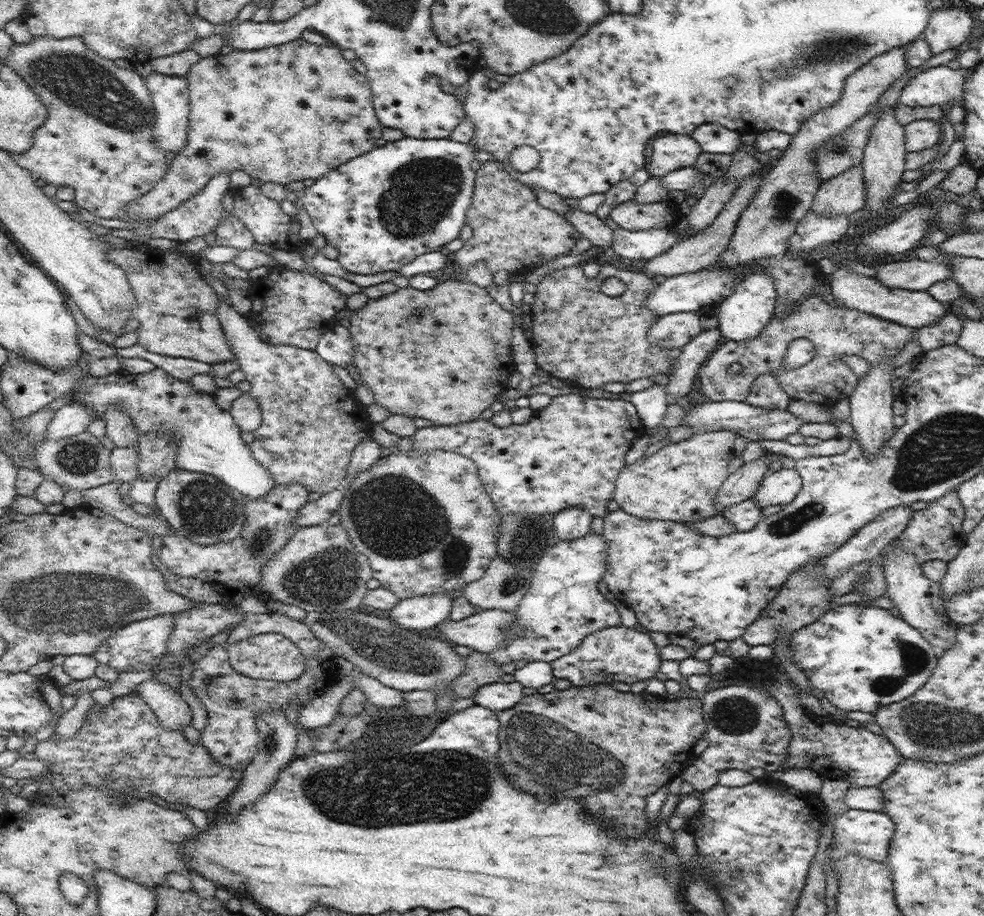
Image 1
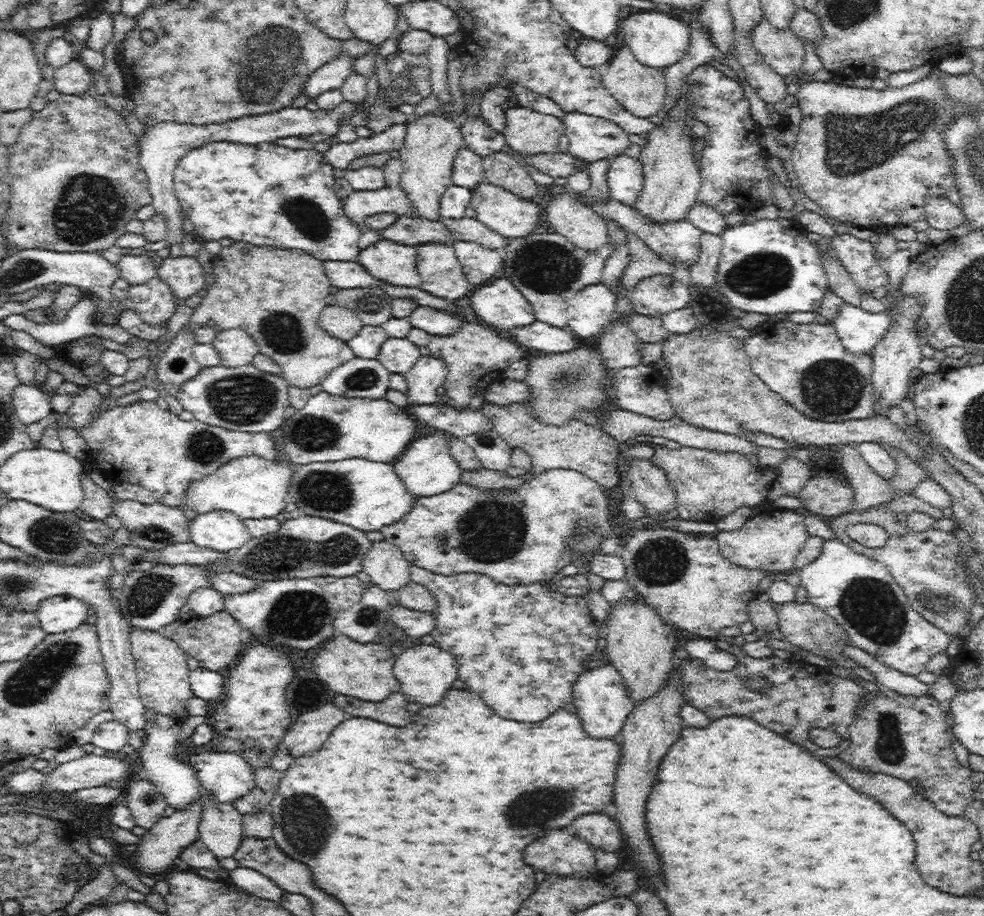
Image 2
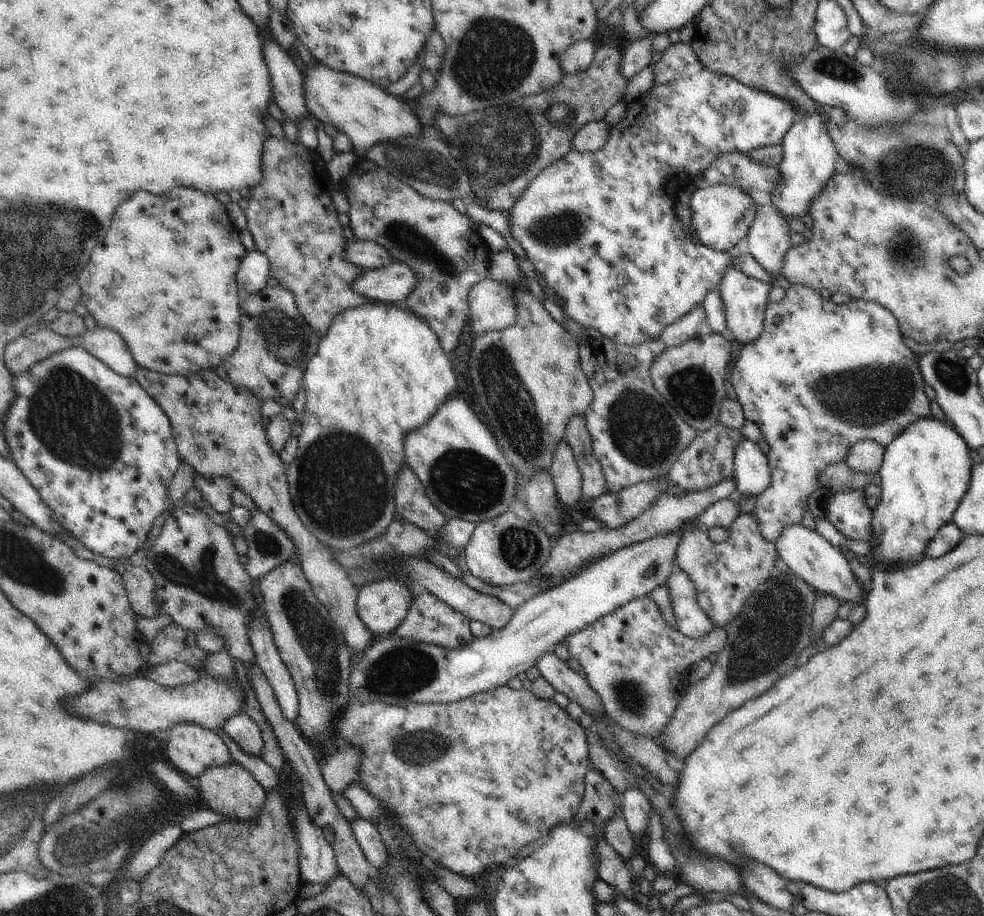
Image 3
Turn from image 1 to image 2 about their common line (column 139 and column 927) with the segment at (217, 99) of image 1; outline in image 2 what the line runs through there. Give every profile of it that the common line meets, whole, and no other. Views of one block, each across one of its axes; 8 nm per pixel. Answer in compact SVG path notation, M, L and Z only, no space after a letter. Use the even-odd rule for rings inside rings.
M928 198L926 222L938 230L950 230L950 228L966 224L966 216L948 198Z

